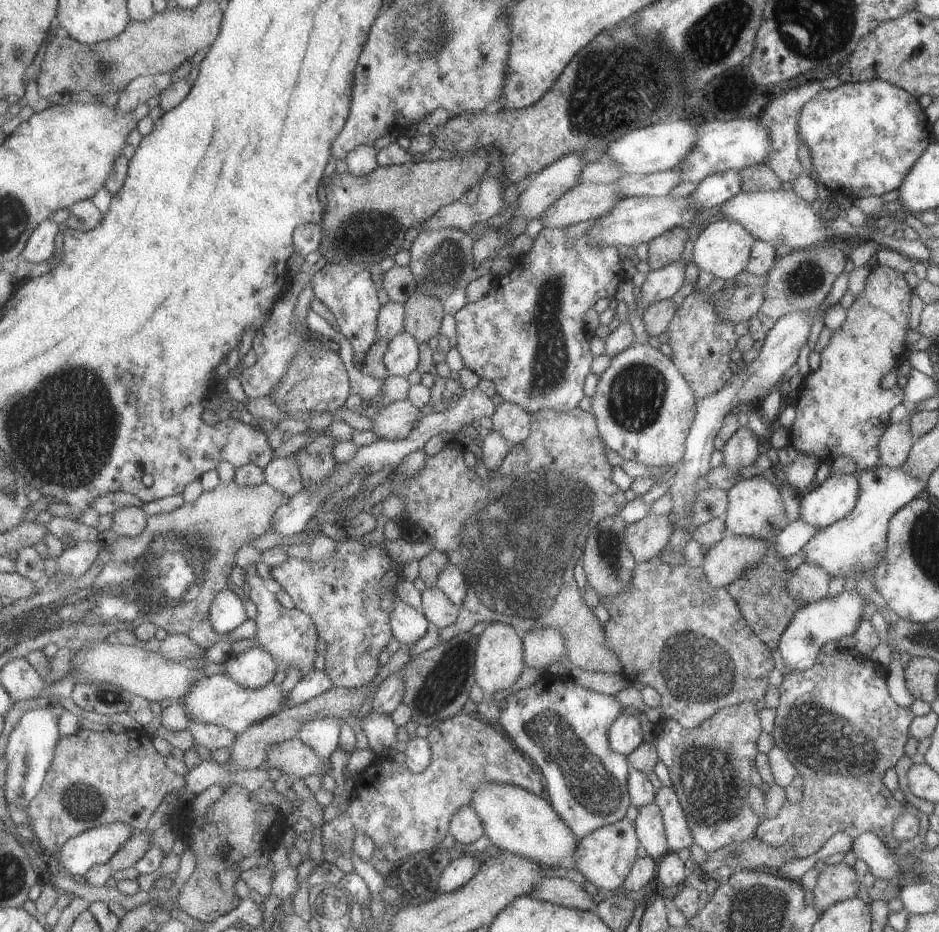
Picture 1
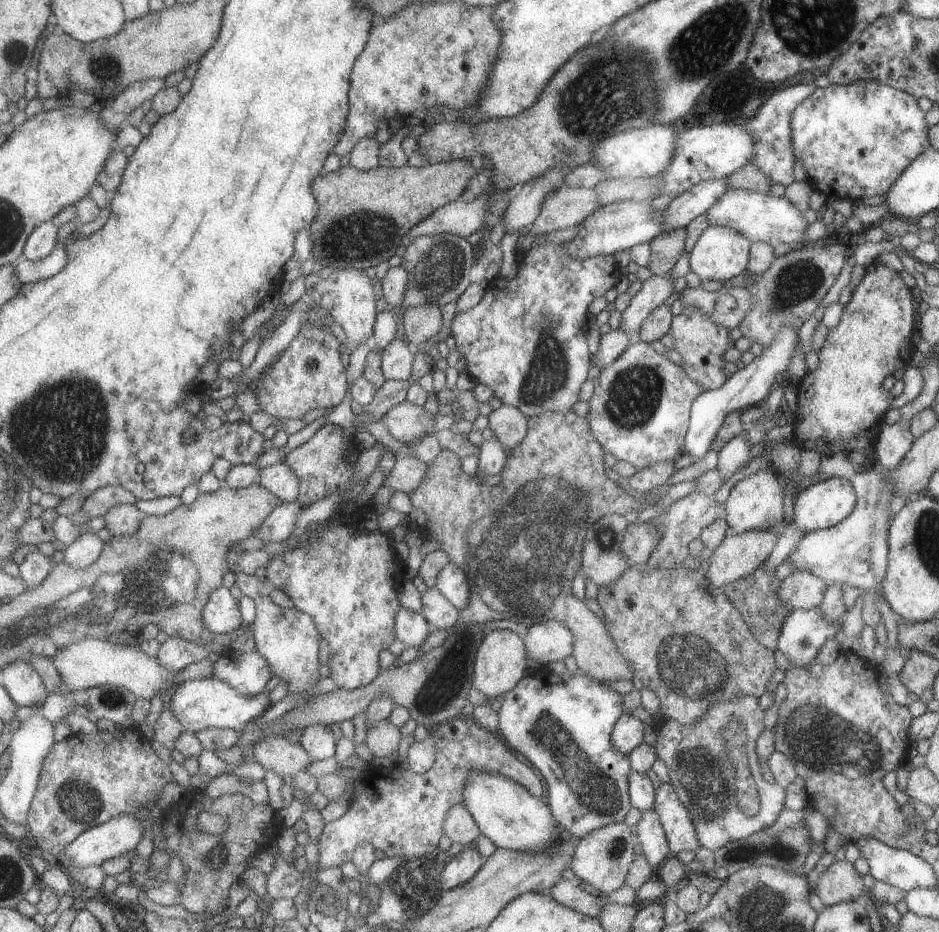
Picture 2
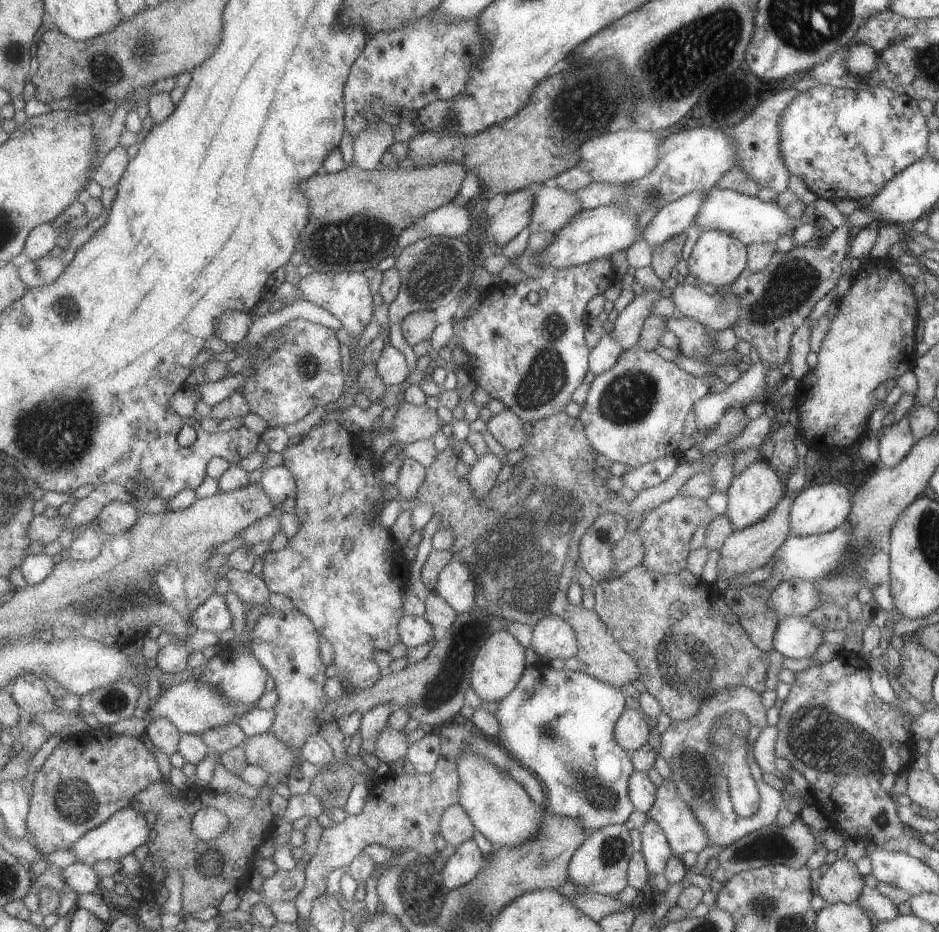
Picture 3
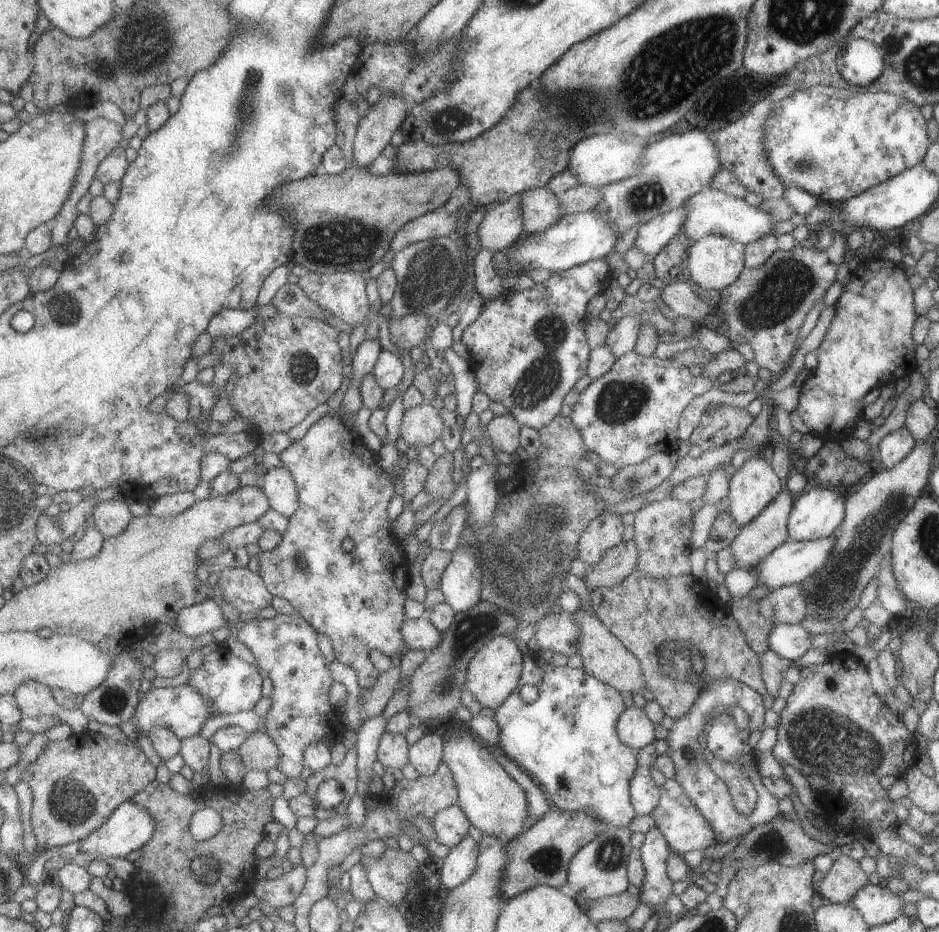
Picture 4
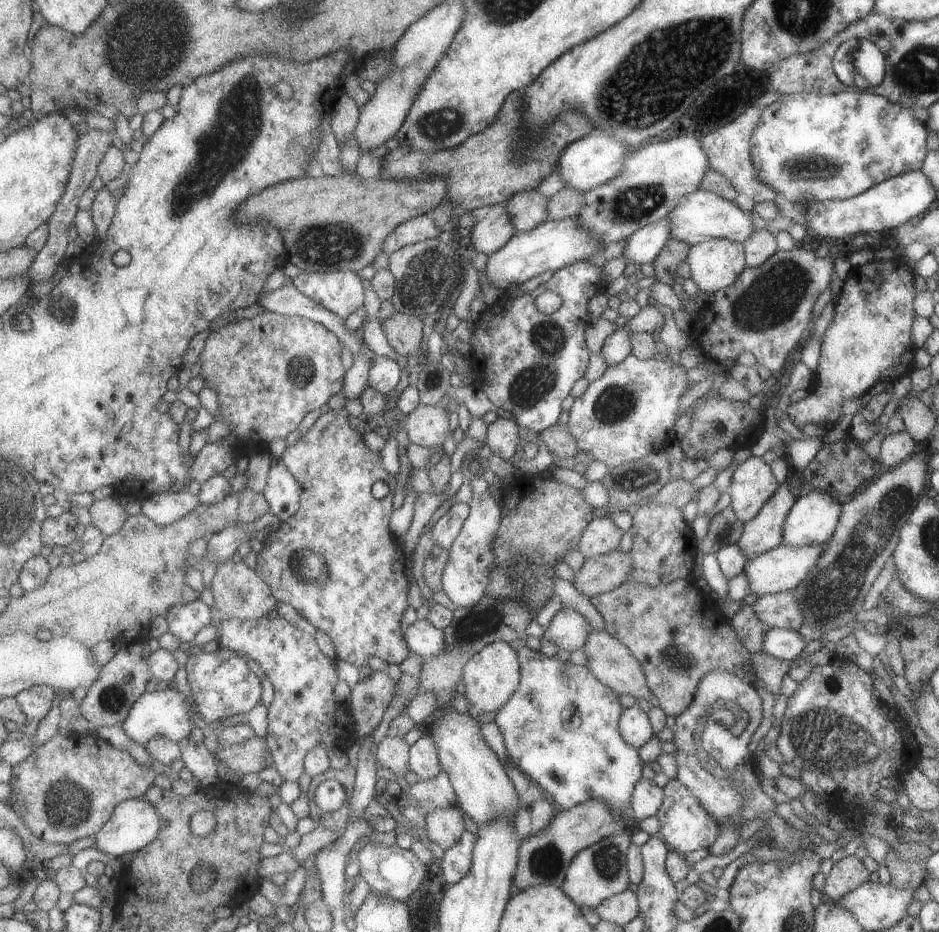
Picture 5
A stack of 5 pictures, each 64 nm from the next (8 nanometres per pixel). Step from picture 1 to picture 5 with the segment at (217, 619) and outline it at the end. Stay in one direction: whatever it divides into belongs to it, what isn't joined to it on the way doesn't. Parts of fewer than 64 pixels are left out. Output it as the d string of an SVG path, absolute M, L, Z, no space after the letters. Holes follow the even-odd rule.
M201 600L171 606L170 613L166 618L170 632L182 642L193 642L197 632L210 624L210 607L210 604L205 604Z

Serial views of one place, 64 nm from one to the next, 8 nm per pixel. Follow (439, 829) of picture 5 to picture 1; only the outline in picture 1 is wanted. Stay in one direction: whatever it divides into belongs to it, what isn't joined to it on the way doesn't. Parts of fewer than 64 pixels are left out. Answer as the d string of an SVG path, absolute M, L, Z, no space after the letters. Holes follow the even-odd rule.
M465 806L451 820L450 834L456 842L469 845L477 842L481 836L485 836L487 828L481 814L472 806Z

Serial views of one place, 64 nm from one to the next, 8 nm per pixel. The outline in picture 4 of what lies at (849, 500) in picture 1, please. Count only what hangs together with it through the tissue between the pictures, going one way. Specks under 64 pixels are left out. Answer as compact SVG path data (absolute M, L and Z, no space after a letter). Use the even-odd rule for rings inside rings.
M809 484L794 500L787 520L788 539L809 541L832 535L845 514L845 500L831 489Z

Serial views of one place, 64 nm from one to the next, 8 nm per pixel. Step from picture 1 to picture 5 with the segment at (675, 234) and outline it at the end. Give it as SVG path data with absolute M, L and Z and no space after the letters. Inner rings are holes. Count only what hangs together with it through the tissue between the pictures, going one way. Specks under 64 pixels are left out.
M669 238L655 261L652 263L655 271L653 277L654 280L665 283L668 286L672 286L675 281L679 281L675 274L675 268L686 261L686 257L689 251L689 244L683 242L683 240L675 240L675 238Z

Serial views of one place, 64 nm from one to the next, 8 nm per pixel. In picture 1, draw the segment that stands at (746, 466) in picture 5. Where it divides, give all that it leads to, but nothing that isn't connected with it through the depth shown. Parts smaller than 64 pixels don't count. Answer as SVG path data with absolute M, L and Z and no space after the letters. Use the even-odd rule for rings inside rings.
M756 475L752 478L739 480L726 491L726 494L728 504L722 519L728 534L774 541L775 536L789 524L779 491L763 476Z

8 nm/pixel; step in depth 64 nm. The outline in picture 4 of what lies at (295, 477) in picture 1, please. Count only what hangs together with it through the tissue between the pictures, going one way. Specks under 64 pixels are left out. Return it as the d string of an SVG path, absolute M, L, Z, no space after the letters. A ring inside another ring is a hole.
M283 465L269 469L262 477L262 489L270 499L271 507L289 520L297 513L300 506L299 488L294 475Z

